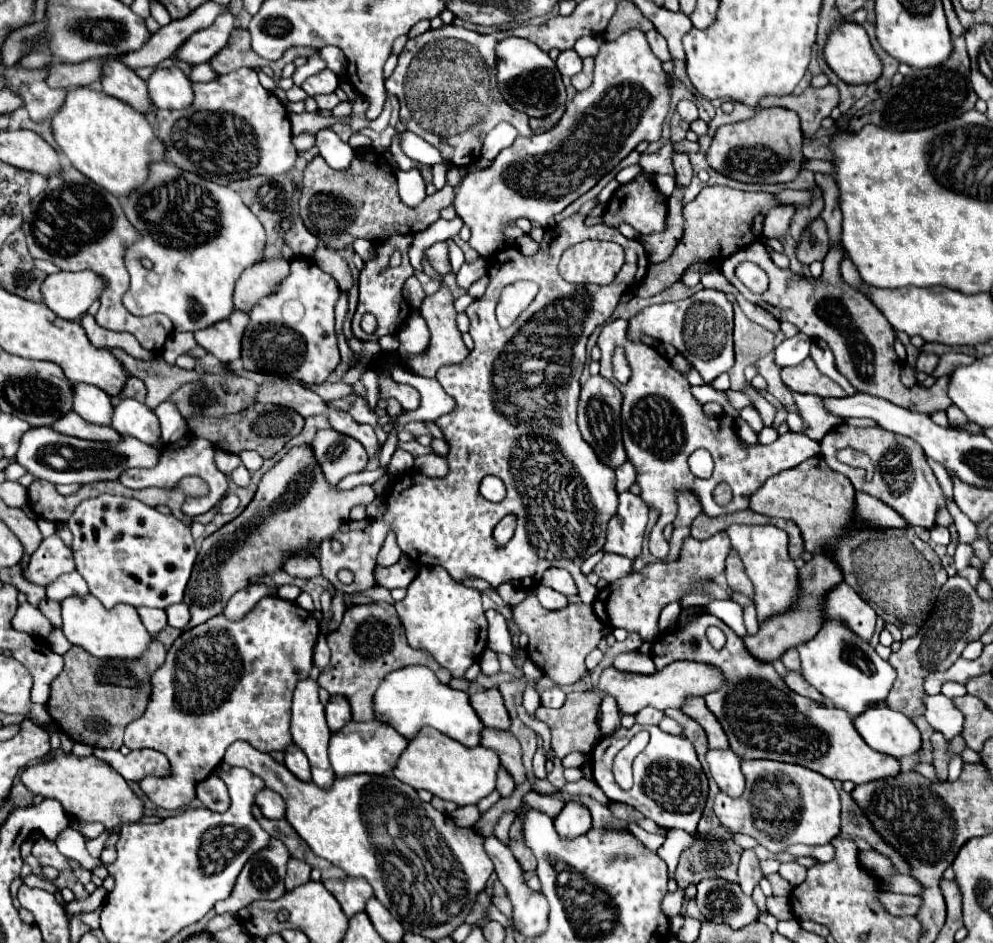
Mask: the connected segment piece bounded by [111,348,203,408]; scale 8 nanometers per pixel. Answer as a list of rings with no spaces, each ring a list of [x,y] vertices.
[[[121,348],[111,350],[113,356],[125,366],[125,370],[131,376],[137,376],[147,386],[147,406],[155,408],[165,398],[169,398],[177,388],[181,388],[187,382],[199,382],[203,376],[197,370],[181,370],[177,366],[169,366],[165,360],[151,360],[143,362],[133,356],[129,356]]]

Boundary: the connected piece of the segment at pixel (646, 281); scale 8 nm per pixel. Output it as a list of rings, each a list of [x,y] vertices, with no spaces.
[[[707,186],[699,192],[695,200],[685,204],[685,234],[675,248],[675,252],[661,264],[651,264],[645,278],[637,286],[635,294],[641,298],[651,298],[657,292],[665,290],[673,282],[677,282],[683,270],[695,260],[709,260],[709,262],[723,262],[737,250],[761,240],[763,234],[763,220],[771,208],[783,206],[773,194],[769,192],[741,192],[727,186]]]

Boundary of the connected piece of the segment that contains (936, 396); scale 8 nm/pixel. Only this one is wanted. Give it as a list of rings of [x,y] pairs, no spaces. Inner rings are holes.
[[[939,376],[937,382],[931,388],[917,388],[913,386],[913,400],[911,400],[911,410],[923,412],[923,414],[933,414],[937,410],[947,410],[953,402],[947,396],[949,388],[949,376]]]

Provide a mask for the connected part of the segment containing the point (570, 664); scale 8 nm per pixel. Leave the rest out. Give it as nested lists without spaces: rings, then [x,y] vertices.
[[[527,590],[525,600],[511,606],[511,612],[513,612],[511,618],[513,624],[529,636],[527,658],[533,664],[537,664],[543,670],[543,674],[553,680],[553,684],[569,686],[589,674],[585,666],[585,656],[591,650],[595,650],[603,638],[601,634],[603,624],[597,622],[597,616],[593,614],[591,606],[577,602],[577,604],[569,604],[565,610],[549,612],[539,604],[535,590]]]

